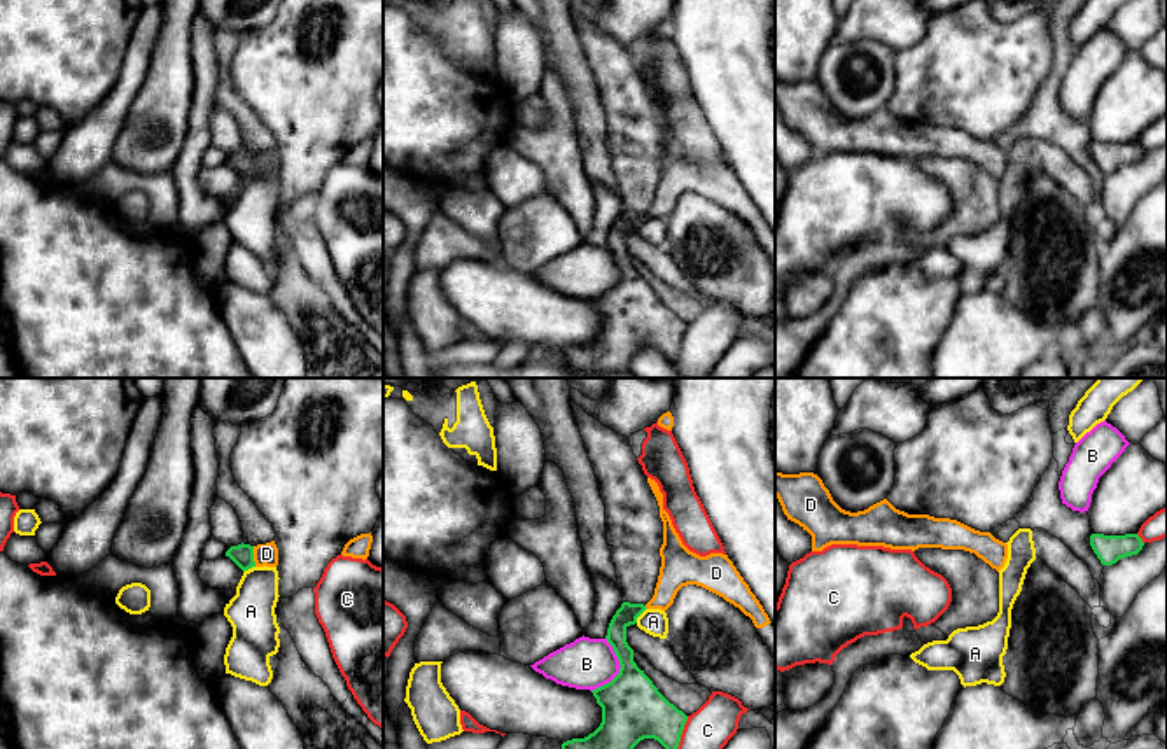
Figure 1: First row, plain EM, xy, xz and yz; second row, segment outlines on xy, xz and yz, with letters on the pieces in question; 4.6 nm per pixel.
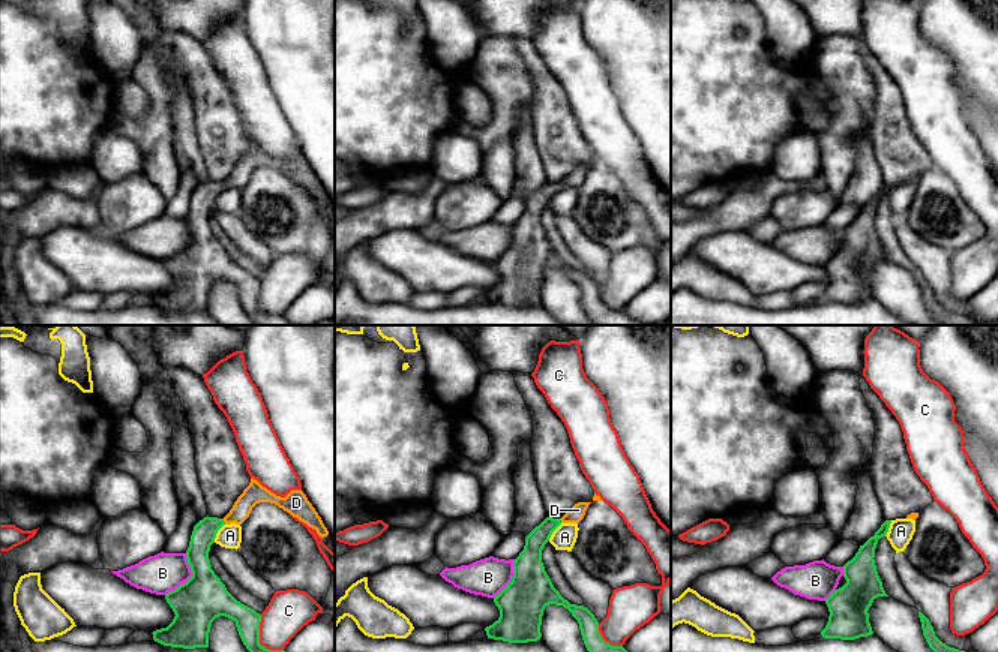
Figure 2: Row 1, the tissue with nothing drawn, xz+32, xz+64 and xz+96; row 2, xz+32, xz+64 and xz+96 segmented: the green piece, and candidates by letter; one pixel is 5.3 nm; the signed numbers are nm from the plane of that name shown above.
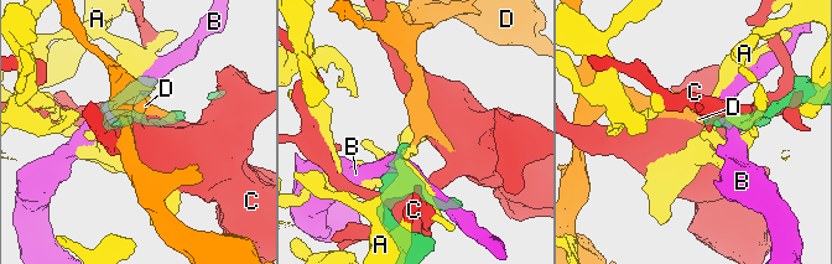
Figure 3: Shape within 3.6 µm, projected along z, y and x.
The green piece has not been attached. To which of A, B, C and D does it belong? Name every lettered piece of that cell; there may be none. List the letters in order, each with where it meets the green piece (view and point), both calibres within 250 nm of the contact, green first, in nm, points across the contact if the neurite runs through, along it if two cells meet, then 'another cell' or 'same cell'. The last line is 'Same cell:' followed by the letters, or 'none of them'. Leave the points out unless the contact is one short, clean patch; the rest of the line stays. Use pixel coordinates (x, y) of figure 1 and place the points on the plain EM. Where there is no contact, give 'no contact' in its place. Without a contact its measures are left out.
A: xz (641, 221) | 100/120 nm | along xz (646, 216), (635, 230) | another cell
B: xz (620, 277) | 280/240 nm | another cell
C: xz (681, 342) | 280/200 nm | another cell
D: xy (252, 165) | 100/100 nm | across xy (242, 163), (252, 165), (266, 161) | same cell
Same cell: D

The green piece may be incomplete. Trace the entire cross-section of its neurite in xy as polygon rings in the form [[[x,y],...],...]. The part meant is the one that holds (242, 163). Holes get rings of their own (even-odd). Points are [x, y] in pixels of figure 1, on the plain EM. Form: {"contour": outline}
{"contour": [[[275,149],[266,152],[238,152],[231,154],[226,159],[226,164],[229,164],[243,180],[252,175],[276,175],[278,173],[278,156]]]}

